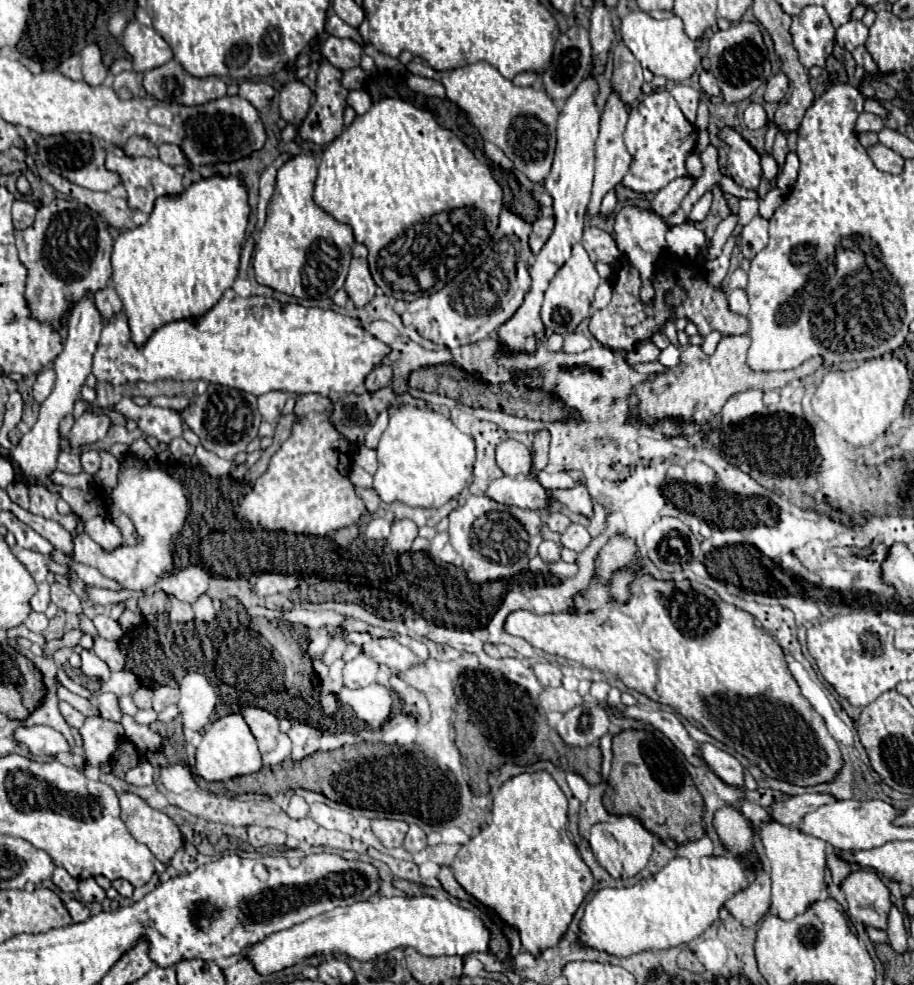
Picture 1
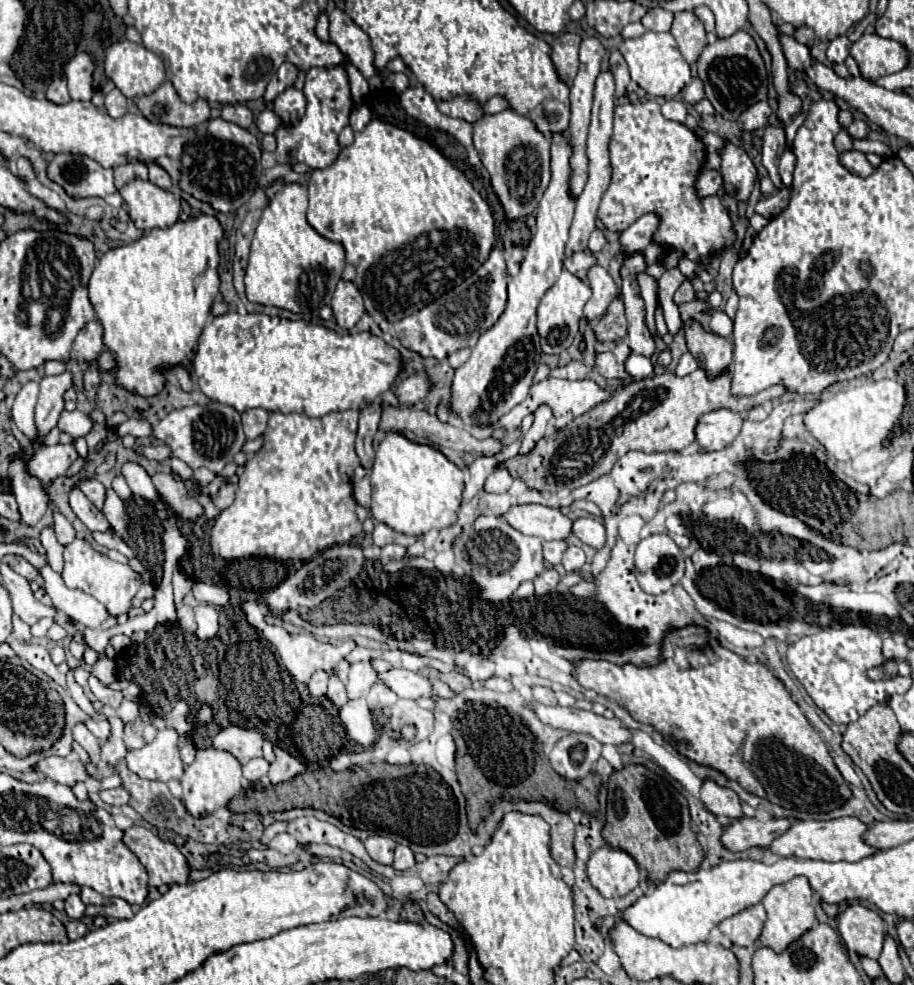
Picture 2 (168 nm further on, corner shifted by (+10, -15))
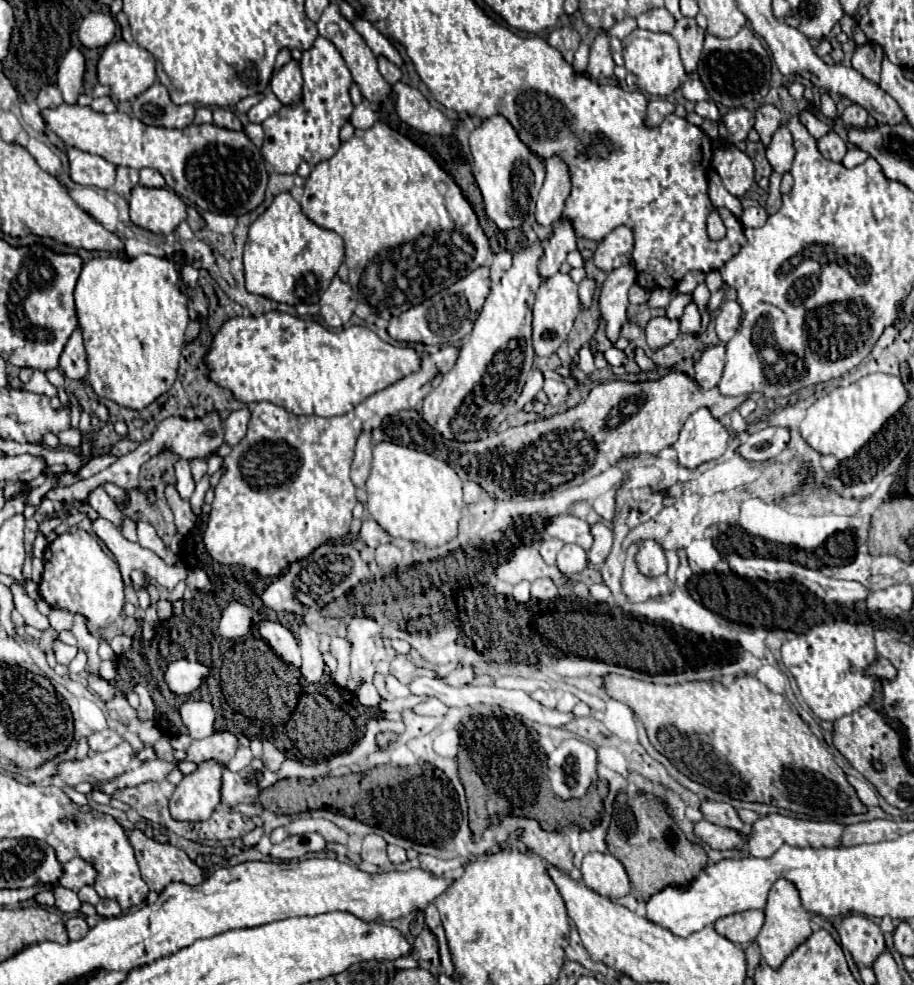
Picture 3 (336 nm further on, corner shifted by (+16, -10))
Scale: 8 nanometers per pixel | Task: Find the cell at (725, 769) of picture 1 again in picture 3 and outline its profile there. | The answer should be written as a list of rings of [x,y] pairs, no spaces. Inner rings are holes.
[[[704,801],[700,811],[706,821],[726,827],[726,829],[734,829],[738,833],[744,833],[744,823],[740,821],[740,817],[732,805],[718,803],[718,801]]]

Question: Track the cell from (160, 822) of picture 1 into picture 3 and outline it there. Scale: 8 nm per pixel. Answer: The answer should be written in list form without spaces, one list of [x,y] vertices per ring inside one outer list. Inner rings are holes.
[[[138,829],[130,831],[128,839],[136,851],[142,879],[146,881],[150,891],[162,893],[164,887],[172,881],[186,885],[200,885],[204,881],[202,869],[182,849],[148,839]]]

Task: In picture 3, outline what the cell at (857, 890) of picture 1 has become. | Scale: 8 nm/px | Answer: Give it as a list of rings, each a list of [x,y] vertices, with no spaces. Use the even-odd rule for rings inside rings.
[[[848,915],[840,923],[840,943],[850,951],[858,967],[872,967],[880,953],[884,953],[884,935],[880,927],[864,915]]]

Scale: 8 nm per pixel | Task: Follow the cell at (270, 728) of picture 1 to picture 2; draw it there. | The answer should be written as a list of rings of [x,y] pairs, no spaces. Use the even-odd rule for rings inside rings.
[[[228,726],[214,736],[212,746],[220,750],[228,750],[240,760],[240,764],[246,764],[252,758],[262,756],[262,742],[264,742],[262,734],[254,728],[248,730],[240,726]]]

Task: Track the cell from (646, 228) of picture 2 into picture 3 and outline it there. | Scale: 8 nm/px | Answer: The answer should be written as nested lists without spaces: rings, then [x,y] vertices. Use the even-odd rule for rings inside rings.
[[[618,227],[598,243],[598,249],[594,251],[594,265],[606,273],[622,265],[628,265],[632,247],[634,247],[632,231],[628,227]]]

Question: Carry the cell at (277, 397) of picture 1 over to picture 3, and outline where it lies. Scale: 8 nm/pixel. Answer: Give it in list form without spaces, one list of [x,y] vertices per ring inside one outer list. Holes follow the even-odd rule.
[[[240,409],[228,415],[228,419],[224,421],[224,443],[234,447],[236,443],[240,443],[240,439],[246,435],[246,427],[250,421],[250,411],[248,409]]]

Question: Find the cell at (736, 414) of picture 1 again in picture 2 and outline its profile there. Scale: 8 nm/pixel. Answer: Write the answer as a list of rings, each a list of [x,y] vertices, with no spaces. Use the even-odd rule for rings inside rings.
[[[732,410],[708,412],[698,420],[696,444],[702,450],[722,450],[740,434],[742,422],[742,414]]]

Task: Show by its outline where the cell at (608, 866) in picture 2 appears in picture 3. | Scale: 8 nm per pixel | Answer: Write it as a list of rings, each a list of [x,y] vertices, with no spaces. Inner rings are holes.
[[[588,853],[582,861],[582,875],[588,889],[608,899],[630,893],[630,881],[622,863],[610,853]]]

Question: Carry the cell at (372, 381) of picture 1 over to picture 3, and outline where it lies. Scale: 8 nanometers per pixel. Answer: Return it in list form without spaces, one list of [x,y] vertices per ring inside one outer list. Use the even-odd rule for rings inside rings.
[[[362,433],[356,443],[356,455],[352,463],[352,483],[356,487],[364,487],[370,475],[370,465],[372,465],[372,441],[370,433]]]

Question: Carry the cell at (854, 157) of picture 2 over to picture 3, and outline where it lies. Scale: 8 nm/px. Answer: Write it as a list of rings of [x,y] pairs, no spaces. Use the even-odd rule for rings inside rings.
[[[828,131],[828,135],[816,139],[816,145],[818,145],[818,151],[830,161],[840,163],[842,157],[846,155],[846,143],[834,131]]]

